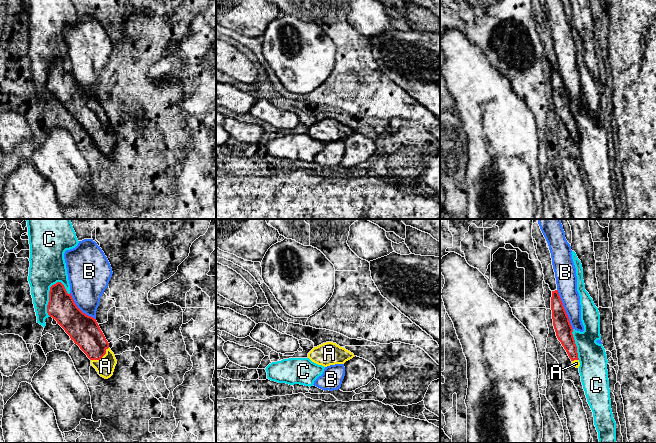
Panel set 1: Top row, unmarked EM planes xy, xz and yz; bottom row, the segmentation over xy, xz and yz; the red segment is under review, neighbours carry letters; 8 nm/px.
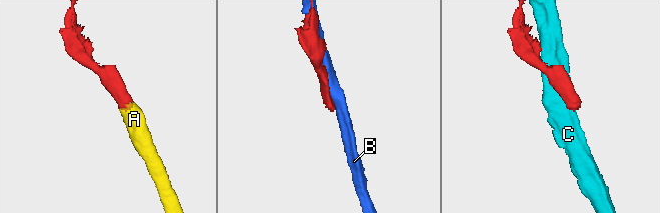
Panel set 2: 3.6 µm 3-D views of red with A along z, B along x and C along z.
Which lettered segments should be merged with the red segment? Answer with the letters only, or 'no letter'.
A

